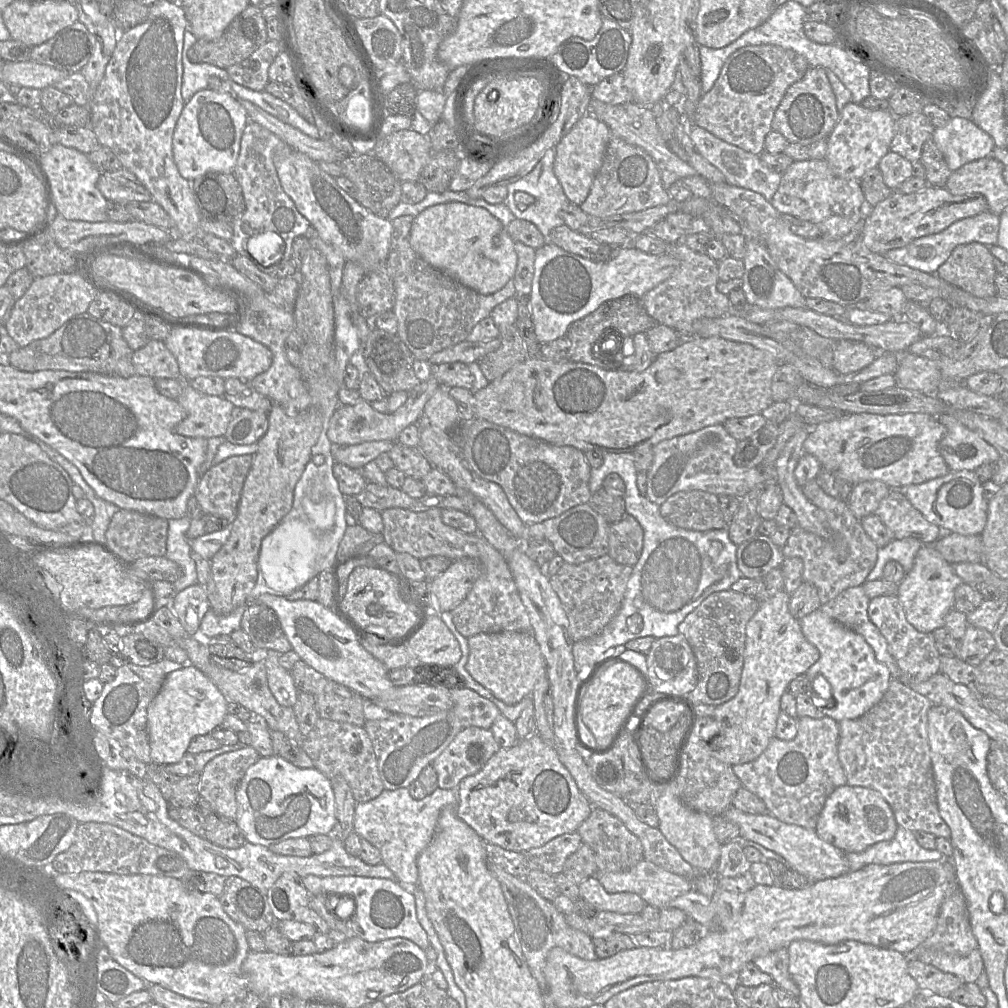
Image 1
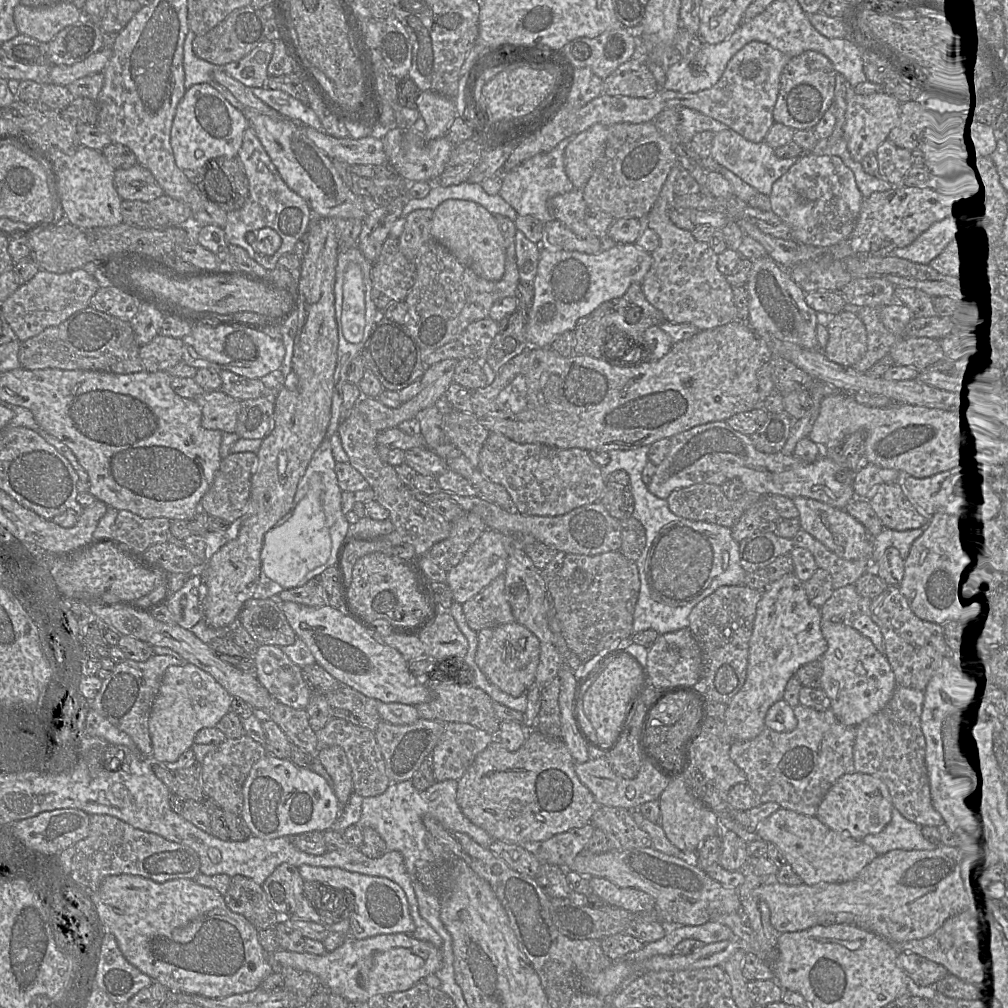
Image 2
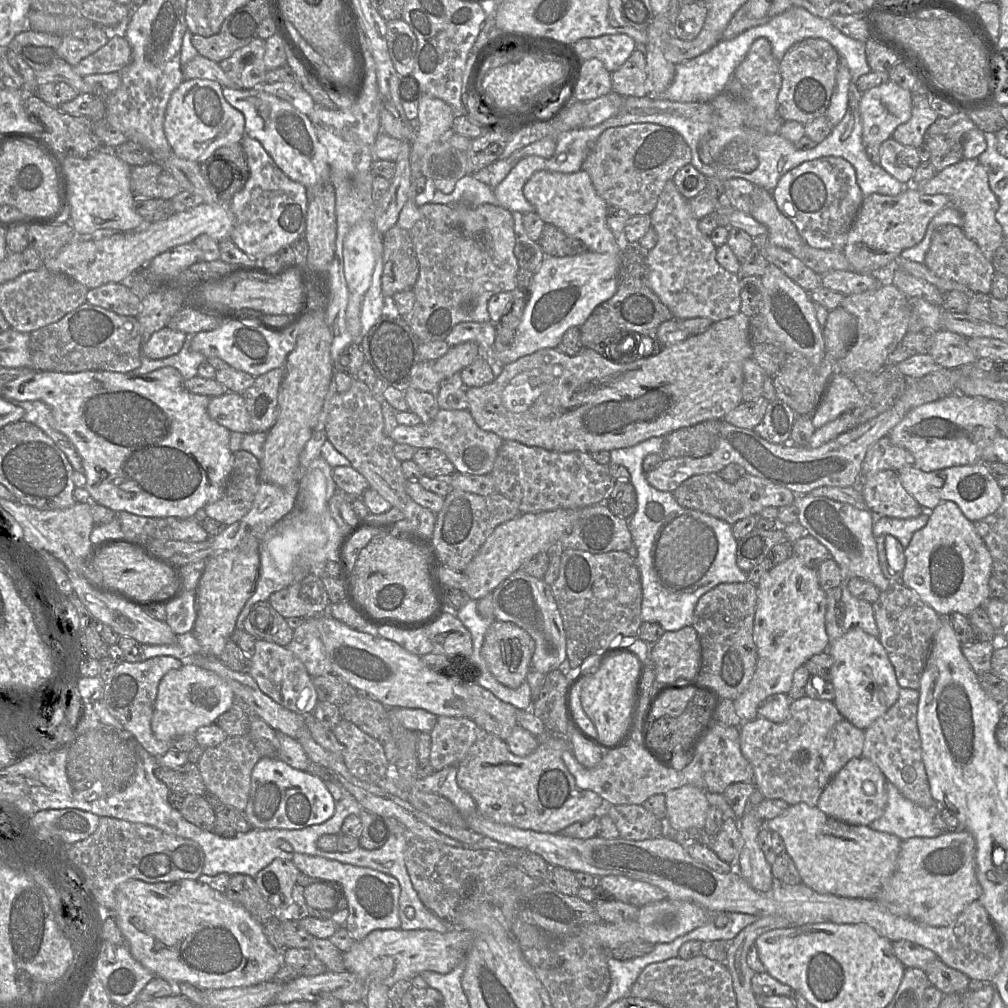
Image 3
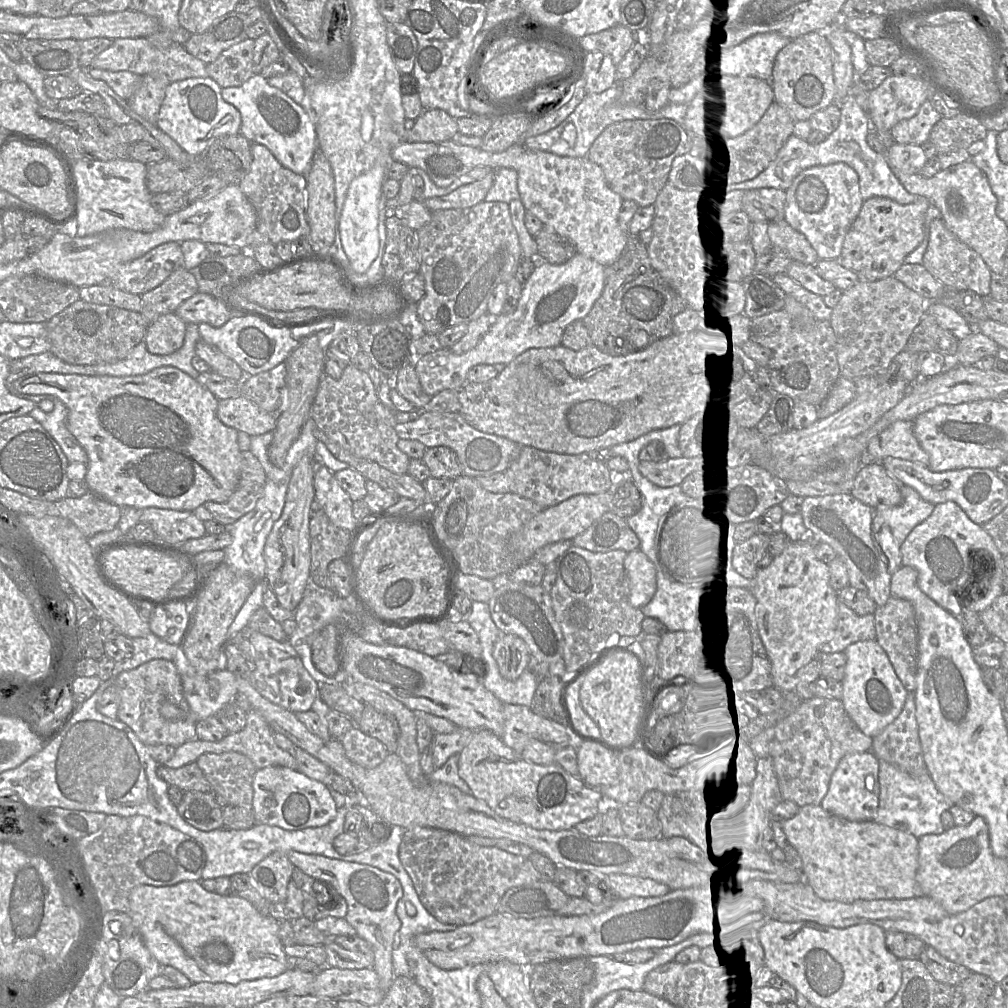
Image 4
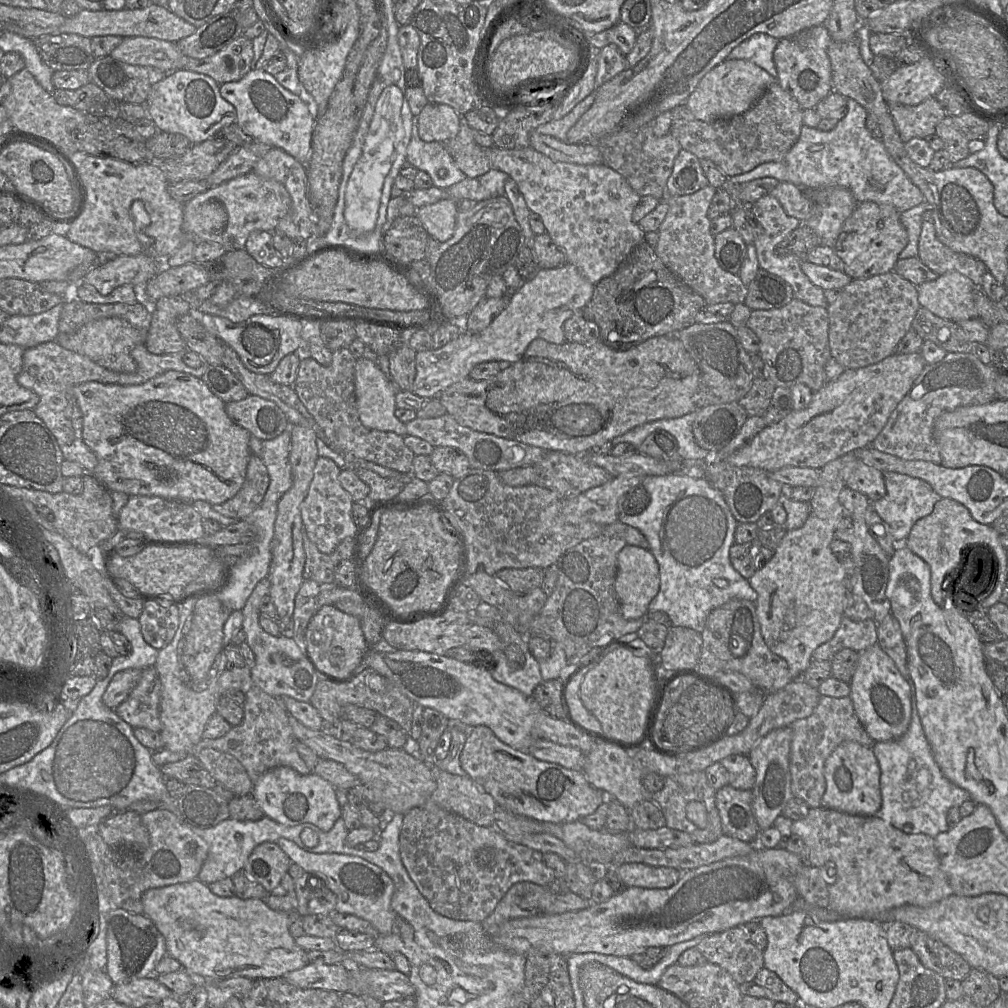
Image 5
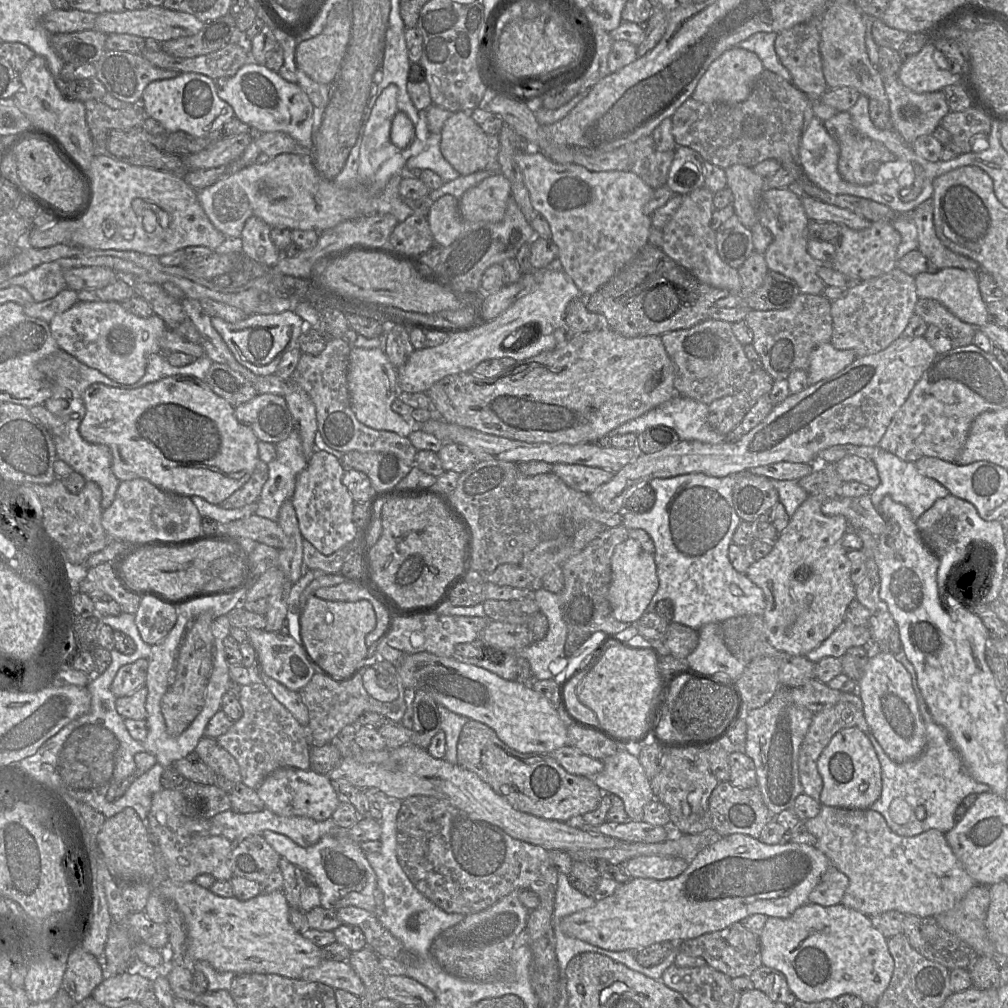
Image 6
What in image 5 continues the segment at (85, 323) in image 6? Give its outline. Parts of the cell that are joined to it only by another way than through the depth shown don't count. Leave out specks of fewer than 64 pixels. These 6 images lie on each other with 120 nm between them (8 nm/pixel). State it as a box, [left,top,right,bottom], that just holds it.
[55,318,148,373]

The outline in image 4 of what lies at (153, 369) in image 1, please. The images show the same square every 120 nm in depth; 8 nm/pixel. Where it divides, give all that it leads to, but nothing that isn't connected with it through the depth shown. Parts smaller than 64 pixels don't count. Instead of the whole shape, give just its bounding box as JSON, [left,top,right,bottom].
[144,313,186,355]

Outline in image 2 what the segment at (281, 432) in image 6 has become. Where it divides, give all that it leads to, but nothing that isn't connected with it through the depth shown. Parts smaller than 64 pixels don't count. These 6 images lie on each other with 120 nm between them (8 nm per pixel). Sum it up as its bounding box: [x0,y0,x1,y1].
[194,389,241,433]

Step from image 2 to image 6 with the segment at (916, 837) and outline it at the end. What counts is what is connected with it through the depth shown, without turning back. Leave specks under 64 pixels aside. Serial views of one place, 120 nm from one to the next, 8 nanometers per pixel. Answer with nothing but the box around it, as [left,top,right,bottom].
[869,643,991,837]

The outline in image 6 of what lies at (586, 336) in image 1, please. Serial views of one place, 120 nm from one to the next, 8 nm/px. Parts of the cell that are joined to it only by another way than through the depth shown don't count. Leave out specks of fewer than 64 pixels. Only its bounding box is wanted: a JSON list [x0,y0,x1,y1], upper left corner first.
[585,243,731,338]

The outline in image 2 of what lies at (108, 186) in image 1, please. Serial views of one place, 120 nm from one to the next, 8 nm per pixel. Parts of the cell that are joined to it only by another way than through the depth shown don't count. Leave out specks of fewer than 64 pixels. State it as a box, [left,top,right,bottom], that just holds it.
[114,163,164,202]

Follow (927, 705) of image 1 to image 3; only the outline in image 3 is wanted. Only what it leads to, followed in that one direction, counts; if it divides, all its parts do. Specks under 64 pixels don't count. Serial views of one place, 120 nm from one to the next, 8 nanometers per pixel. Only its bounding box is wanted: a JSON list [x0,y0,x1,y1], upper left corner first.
[862,688,936,807]

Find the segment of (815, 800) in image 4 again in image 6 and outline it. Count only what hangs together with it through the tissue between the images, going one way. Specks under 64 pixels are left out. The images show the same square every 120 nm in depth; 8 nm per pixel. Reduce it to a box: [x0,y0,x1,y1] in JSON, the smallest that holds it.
[798,692,872,800]

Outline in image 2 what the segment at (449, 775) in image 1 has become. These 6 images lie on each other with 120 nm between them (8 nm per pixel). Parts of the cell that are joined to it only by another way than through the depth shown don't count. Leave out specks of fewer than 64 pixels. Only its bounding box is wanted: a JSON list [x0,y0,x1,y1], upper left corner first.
[432,723,495,781]

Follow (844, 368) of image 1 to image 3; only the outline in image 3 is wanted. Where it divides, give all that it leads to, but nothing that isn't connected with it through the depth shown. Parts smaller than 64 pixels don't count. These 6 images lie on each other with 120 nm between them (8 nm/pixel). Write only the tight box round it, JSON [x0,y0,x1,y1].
[823,307,857,360]

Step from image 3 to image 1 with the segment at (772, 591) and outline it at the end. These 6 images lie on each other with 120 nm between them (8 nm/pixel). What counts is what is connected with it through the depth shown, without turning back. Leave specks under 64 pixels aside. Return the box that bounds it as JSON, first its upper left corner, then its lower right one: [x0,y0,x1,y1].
[711,590,820,766]

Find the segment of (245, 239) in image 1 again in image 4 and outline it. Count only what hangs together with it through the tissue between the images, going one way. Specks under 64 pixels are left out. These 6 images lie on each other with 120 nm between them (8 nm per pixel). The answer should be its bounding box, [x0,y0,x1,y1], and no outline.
[239,143,310,249]

